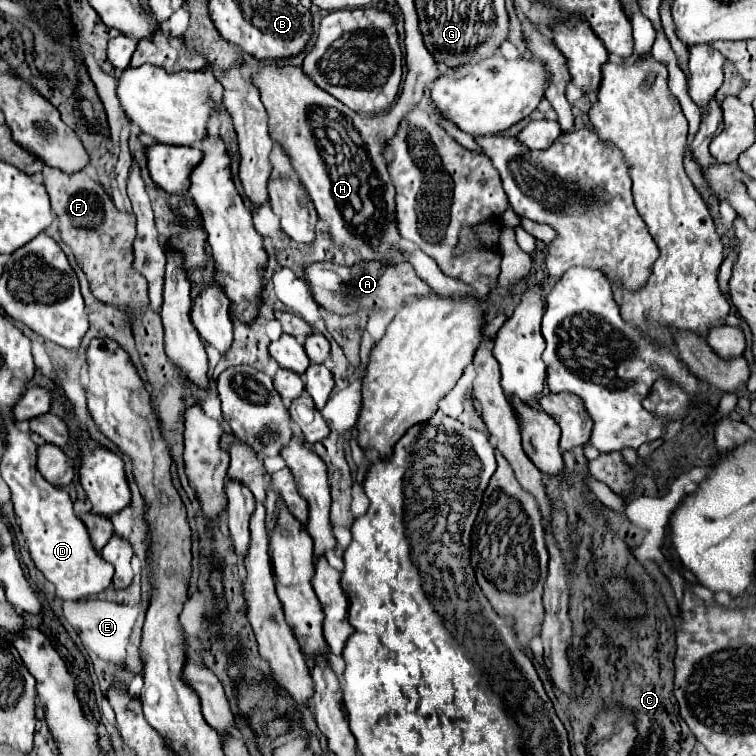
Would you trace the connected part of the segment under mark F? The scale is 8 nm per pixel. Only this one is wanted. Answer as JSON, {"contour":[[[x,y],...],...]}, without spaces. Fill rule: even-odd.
{"contour":[[[45,166],[43,180],[51,196],[51,206],[59,218],[61,240],[73,250],[79,268],[89,280],[89,288],[97,300],[123,310],[129,320],[137,320],[149,306],[147,280],[133,270],[133,240],[135,240],[135,216],[119,212],[105,188],[93,174],[81,170],[77,174],[65,174],[57,168]]]}

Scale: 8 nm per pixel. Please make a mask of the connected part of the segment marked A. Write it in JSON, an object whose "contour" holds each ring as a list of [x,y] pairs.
{"contour":[[[313,262],[305,268],[305,282],[319,306],[335,314],[353,314],[361,308],[399,308],[409,296],[427,296],[431,290],[415,274],[409,262],[381,264],[381,262],[359,262],[355,266],[337,266],[333,262]]]}

